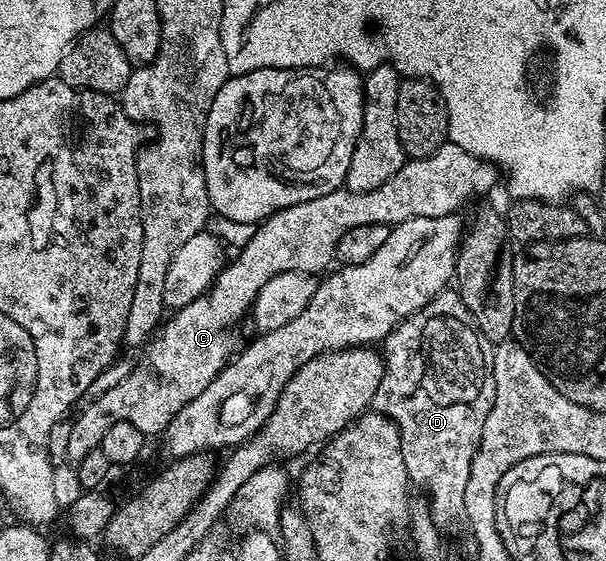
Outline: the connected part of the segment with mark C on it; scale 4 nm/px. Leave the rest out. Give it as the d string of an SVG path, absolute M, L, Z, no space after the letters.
M446 141L435 153L422 159L406 161L403 169L399 169L399 173L395 173L395 177L391 177L391 181L383 181L383 185L379 185L379 189L371 189L363 193L344 189L332 191L323 197L315 197L306 203L291 205L287 209L270 215L254 230L258 231L246 241L245 248L237 255L237 260L234 263L233 260L226 262L225 268L218 273L217 279L205 294L200 295L195 301L191 301L191 305L176 308L160 324L159 330L152 336L148 346L144 348L144 351L146 350L145 356L134 362L130 375L119 382L117 388L103 393L102 396L90 398L76 412L76 414L78 413L77 420L73 419L70 422L70 445L73 446L73 459L78 459L81 462L87 453L100 447L101 436L107 433L111 421L125 420L145 437L155 434L156 431L157 434L164 432L165 426L173 420L175 413L179 413L179 409L183 409L183 405L187 405L187 401L199 397L199 393L203 393L203 389L207 389L207 385L211 385L211 381L215 381L217 374L229 362L234 354L233 335L229 330L232 329L233 323L239 322L243 317L246 318L247 313L253 308L256 295L263 285L276 274L302 269L308 269L313 273L324 272L330 266L328 263L334 262L339 237L343 237L343 233L347 233L359 225L383 225L384 223L396 225L405 219L443 217L460 212L460 207L468 199L473 199L476 195L487 194L496 185L497 175L499 179L499 171L494 164L467 153L467 149L459 149L459 145Z

